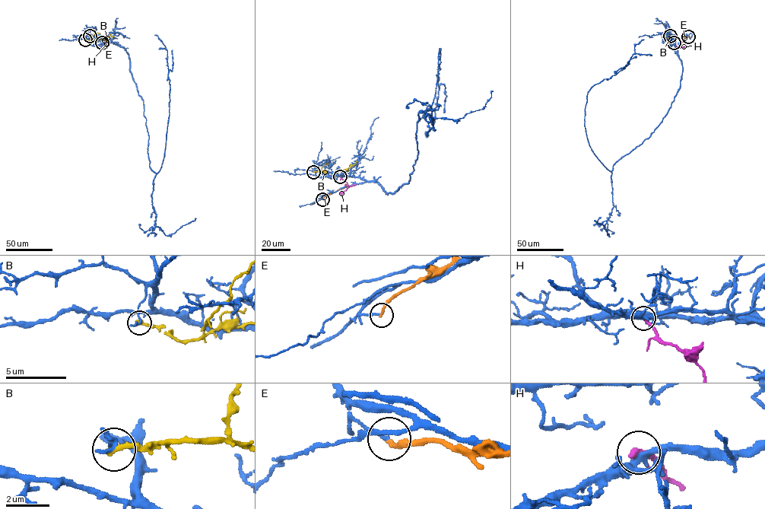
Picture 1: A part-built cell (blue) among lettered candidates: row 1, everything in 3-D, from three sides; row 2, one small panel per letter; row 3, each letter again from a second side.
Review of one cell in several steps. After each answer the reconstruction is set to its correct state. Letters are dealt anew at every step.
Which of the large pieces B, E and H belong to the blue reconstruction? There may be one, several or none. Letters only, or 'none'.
none

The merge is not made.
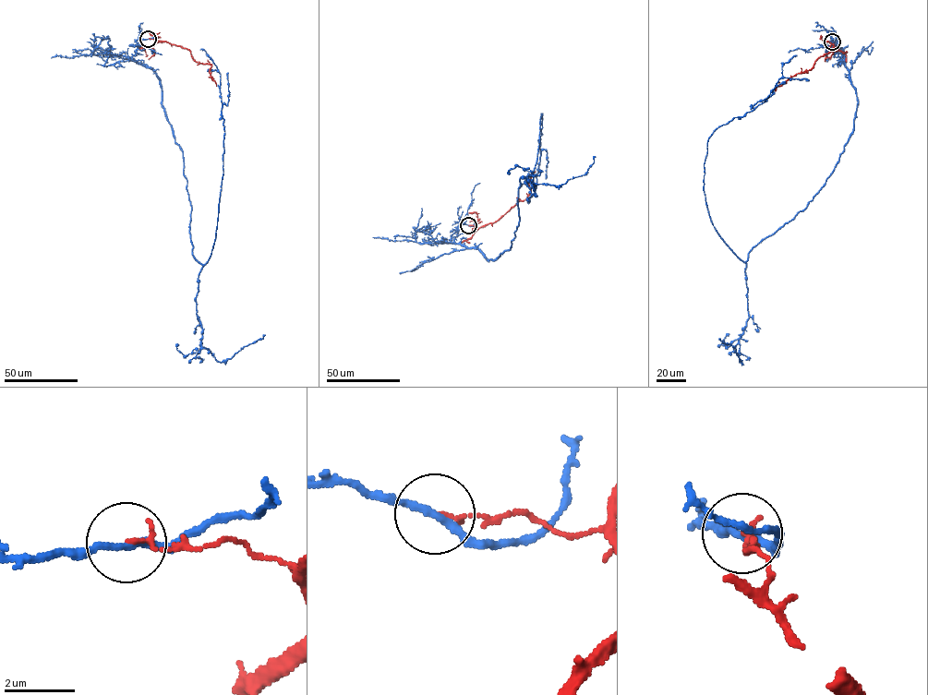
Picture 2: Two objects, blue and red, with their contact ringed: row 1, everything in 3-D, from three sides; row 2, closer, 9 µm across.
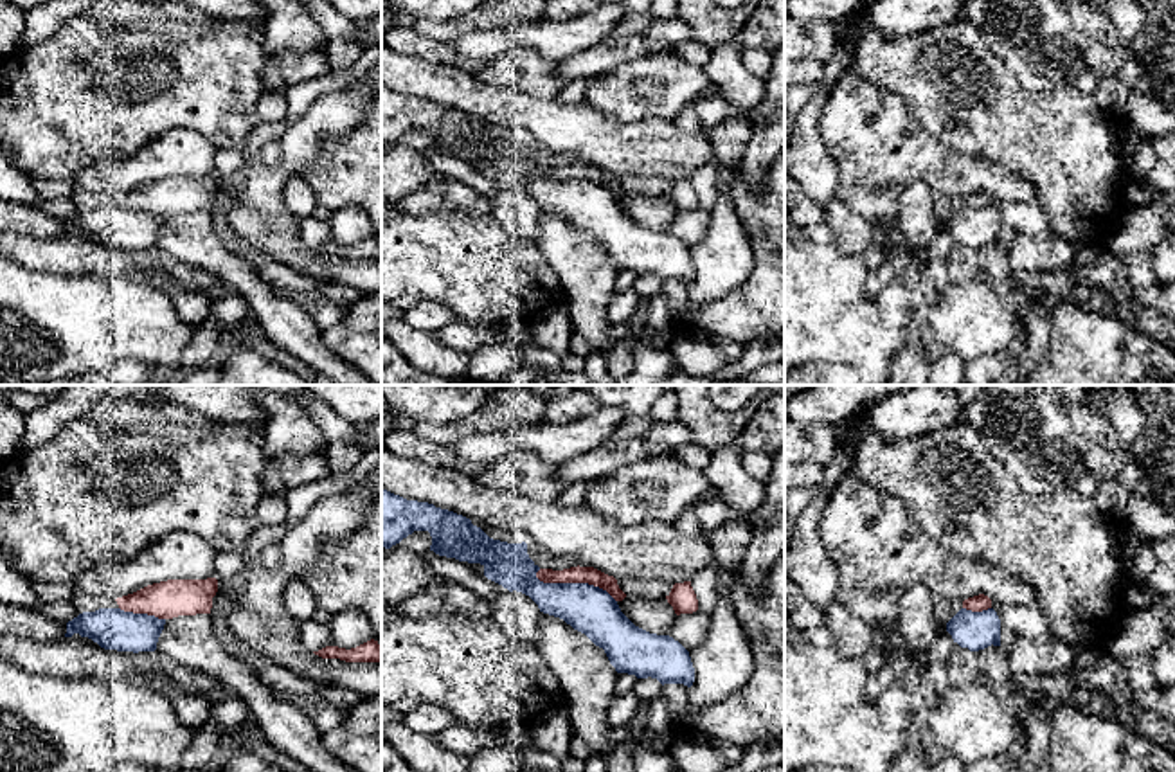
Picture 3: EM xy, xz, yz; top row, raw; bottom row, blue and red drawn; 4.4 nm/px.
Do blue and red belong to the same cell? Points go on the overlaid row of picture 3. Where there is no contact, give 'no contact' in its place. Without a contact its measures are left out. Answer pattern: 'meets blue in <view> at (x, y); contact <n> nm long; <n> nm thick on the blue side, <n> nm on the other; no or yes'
meets blue in xz at (574, 583); contact 400 nm long; 220 nm thick on the blue side, 80 nm on the other; no

